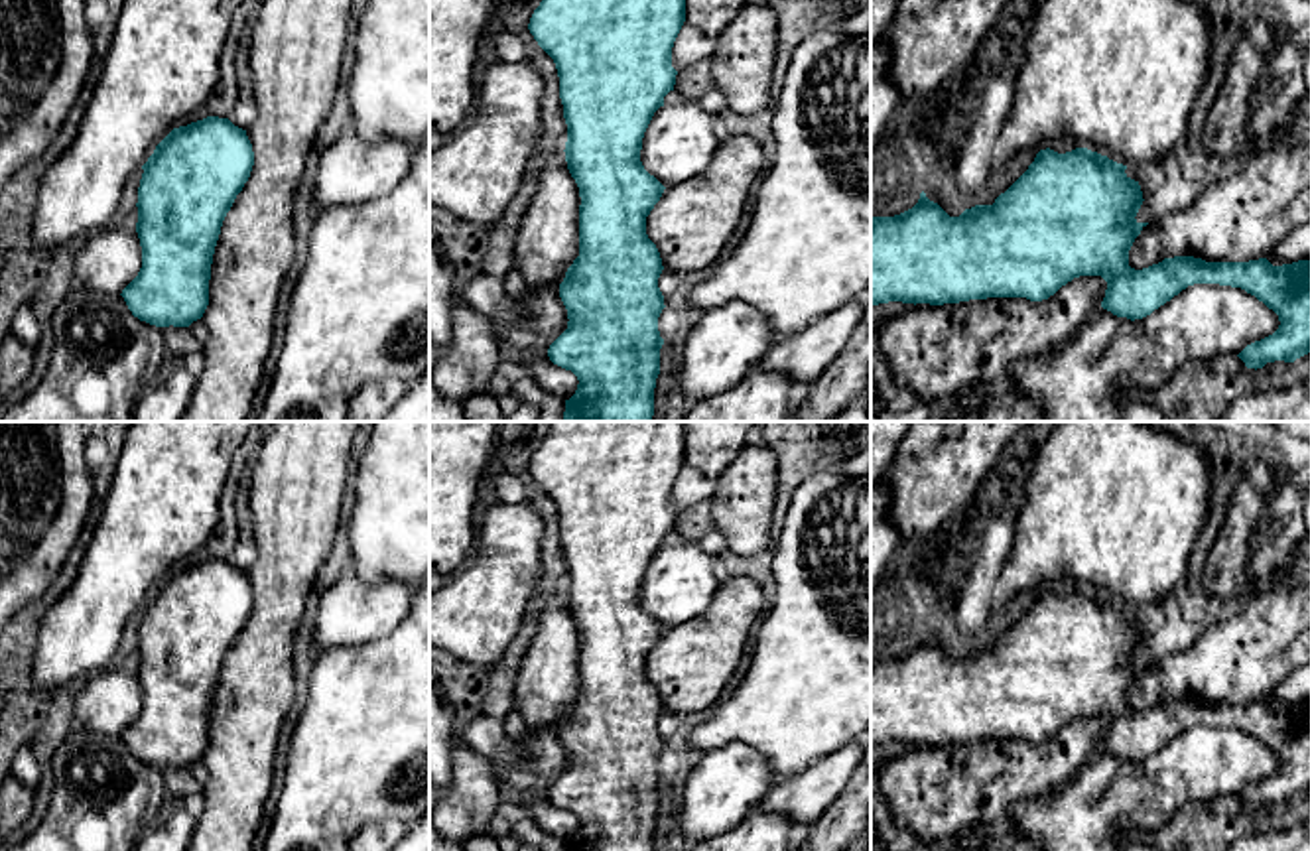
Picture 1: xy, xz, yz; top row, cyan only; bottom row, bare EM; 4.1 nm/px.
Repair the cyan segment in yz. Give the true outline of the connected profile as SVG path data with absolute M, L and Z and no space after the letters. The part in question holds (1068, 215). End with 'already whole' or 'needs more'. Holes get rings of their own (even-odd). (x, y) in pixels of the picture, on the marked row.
M1087 148L1058 154L1040 150L1028 169L993 205L975 205L959 217L950 217L938 203L920 193L918 203L894 217L871 219L871 305L902 303L959 303L987 297L1026 297L1042 301L1080 276L1101 276L1107 282L1101 307L1131 321L1150 315L1182 290L1194 284L1219 284L1241 288L1278 315L1278 329L1251 345L1237 357L1247 368L1263 368L1267 362L1296 359L1310 353L1310 260L1273 266L1267 258L1249 262L1206 262L1194 256L1164 258L1143 270L1129 266L1129 250L1148 223L1135 217L1143 205L1139 181L1125 173L1127 165Z | already whole

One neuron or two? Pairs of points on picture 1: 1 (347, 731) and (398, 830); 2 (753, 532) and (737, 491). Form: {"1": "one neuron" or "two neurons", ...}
{"1": "two neurons", "2": "one neuron"}

